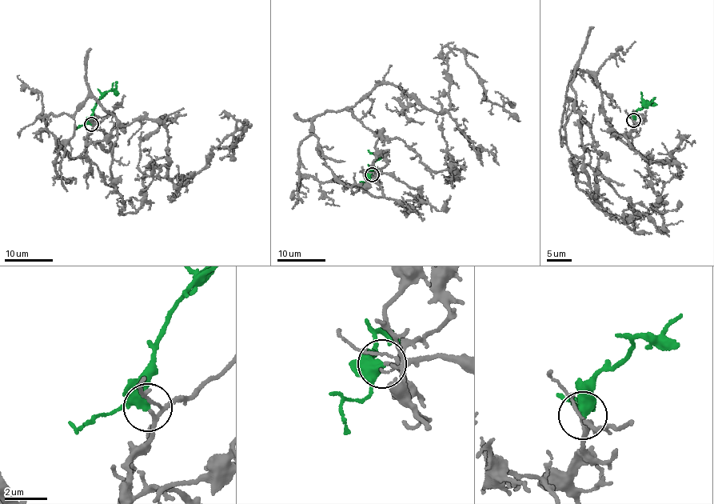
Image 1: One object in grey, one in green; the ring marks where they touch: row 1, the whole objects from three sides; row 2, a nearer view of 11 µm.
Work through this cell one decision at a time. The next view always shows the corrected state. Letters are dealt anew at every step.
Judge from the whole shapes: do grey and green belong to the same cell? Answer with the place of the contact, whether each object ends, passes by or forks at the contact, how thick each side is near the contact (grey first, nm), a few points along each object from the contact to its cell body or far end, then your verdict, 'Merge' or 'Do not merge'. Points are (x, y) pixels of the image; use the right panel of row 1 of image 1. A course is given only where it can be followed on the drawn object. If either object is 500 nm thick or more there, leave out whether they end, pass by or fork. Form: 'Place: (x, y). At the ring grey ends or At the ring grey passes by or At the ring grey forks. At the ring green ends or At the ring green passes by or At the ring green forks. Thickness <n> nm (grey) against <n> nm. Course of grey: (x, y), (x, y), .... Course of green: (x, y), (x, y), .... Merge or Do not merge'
Place: (633, 120). At the ring grey forks. At the ring green passes by. Thickness 130 nm (grey) against 440 nm. Course of grey: (632, 121), (632, 147), (600, 86), (575, 69), (597, 202), (597, 174), (661, 214), (678, 202). Course of green: (632, 120), (635, 111), (648, 102), (642, 97), (641, 92). Merge

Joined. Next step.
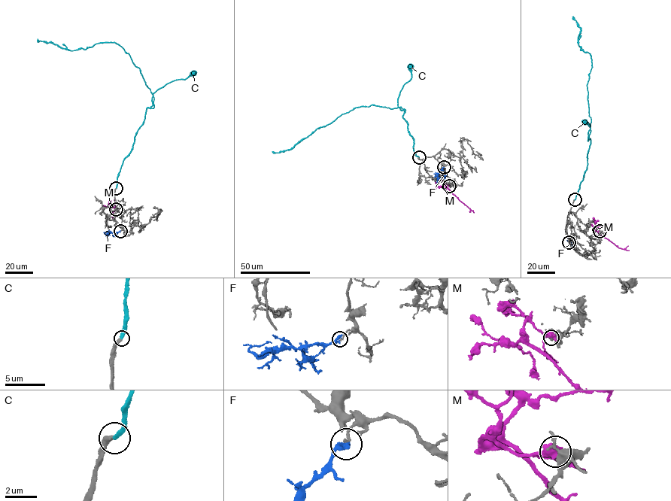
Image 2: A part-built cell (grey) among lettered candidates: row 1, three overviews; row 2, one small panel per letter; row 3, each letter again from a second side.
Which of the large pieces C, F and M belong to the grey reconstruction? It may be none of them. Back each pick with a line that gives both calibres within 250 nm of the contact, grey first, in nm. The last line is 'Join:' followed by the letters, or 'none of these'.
C: 320/280 nm
Join: C

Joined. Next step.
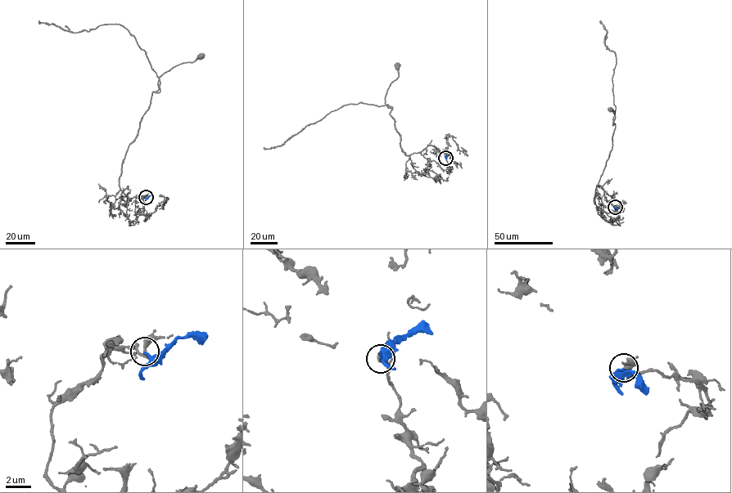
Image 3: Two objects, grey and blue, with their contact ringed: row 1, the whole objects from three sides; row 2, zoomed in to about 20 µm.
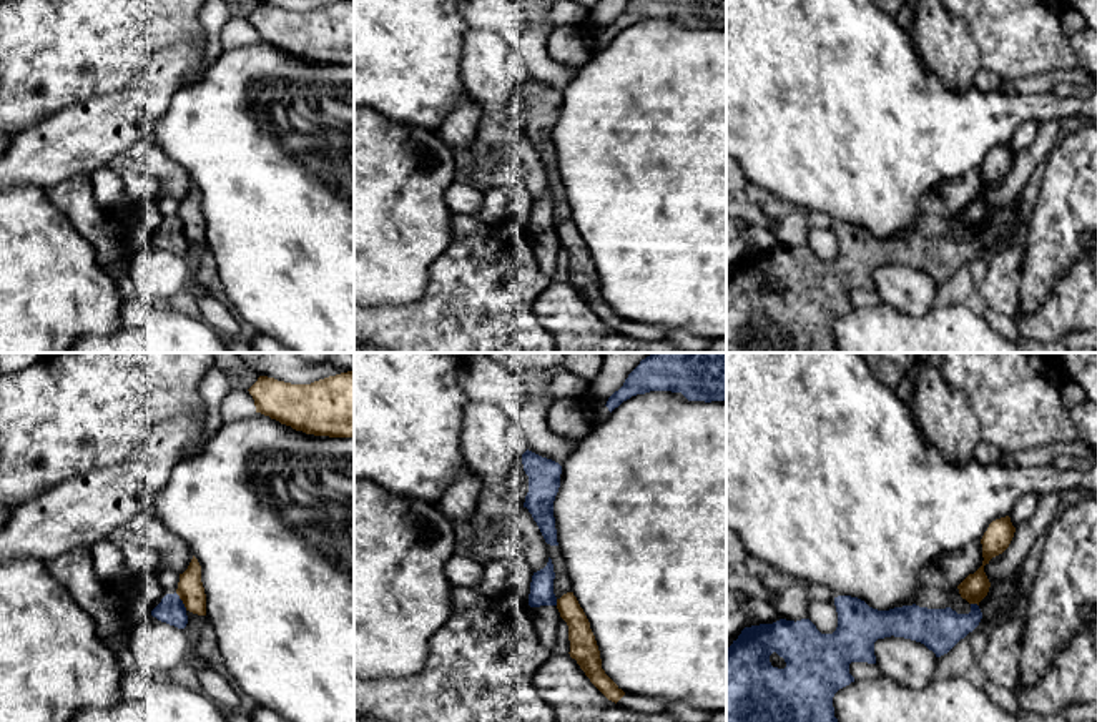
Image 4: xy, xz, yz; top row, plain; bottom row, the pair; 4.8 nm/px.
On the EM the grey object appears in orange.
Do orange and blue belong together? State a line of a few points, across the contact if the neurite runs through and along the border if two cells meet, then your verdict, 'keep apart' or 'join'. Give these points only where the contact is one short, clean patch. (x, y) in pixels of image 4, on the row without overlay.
xy (175, 220), (186, 237) | keep apart

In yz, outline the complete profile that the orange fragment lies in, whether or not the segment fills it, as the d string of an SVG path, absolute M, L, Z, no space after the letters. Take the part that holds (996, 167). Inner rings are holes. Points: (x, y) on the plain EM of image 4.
M1009 143L996 146L989 151L981 166L984 185L982 193L957 213L961 225L969 231L979 233L979 230L987 223L991 210L984 200L984 193L1009 175L1014 160L1016 155L1012 153Z

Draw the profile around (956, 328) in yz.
M881 301L839 316L833 334L841 353L1024 353L964 304L911 318Z

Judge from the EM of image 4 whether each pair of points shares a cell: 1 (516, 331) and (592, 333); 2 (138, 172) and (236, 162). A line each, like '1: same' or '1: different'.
1: different
2: different

